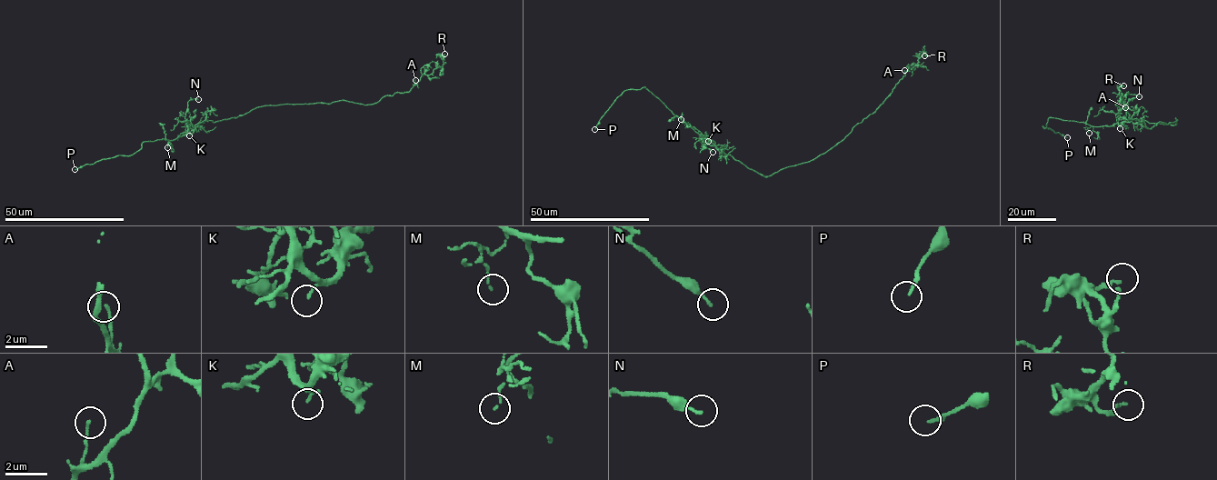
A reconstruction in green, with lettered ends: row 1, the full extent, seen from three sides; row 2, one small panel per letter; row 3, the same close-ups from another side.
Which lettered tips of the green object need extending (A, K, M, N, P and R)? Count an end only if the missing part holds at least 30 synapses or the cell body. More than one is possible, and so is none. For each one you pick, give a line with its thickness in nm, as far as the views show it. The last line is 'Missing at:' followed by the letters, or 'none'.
P: 150 nm
Missing at: P

